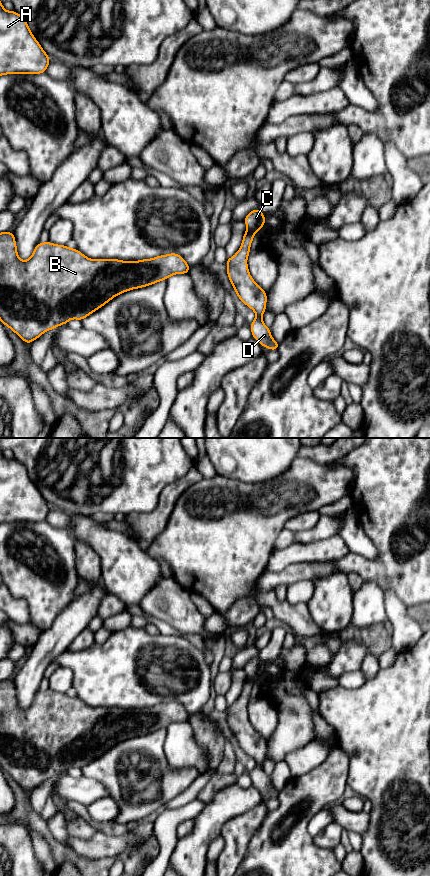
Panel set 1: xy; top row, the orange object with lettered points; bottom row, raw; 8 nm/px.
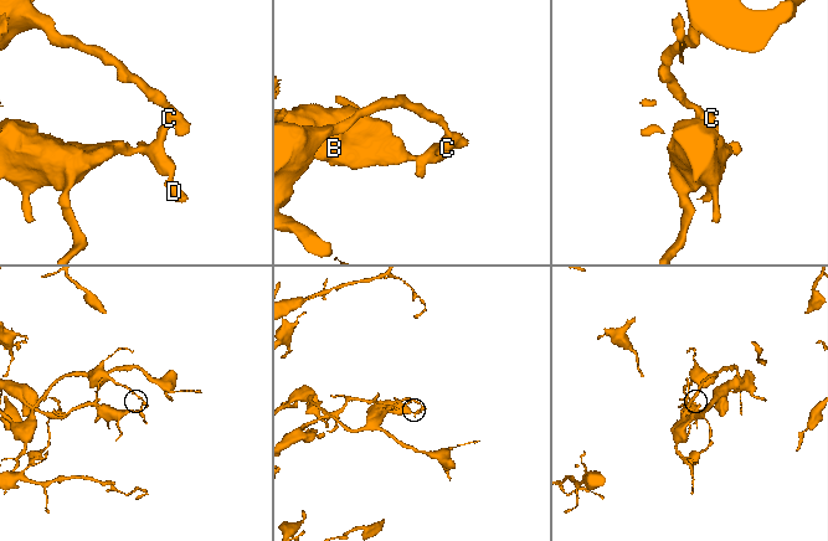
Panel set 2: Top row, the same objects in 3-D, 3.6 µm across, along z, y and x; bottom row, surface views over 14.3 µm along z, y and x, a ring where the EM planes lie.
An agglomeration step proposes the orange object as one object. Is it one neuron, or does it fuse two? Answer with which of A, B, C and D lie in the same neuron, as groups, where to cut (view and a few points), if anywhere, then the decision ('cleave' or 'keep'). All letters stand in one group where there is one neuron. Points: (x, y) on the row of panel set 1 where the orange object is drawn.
A C / B D; cut in xy along (247, 228), (255, 232); cleave

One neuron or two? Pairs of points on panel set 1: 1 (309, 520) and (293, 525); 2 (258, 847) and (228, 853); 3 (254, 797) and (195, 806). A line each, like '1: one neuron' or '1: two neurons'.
1: one neuron
2: two neurons
3: two neurons

